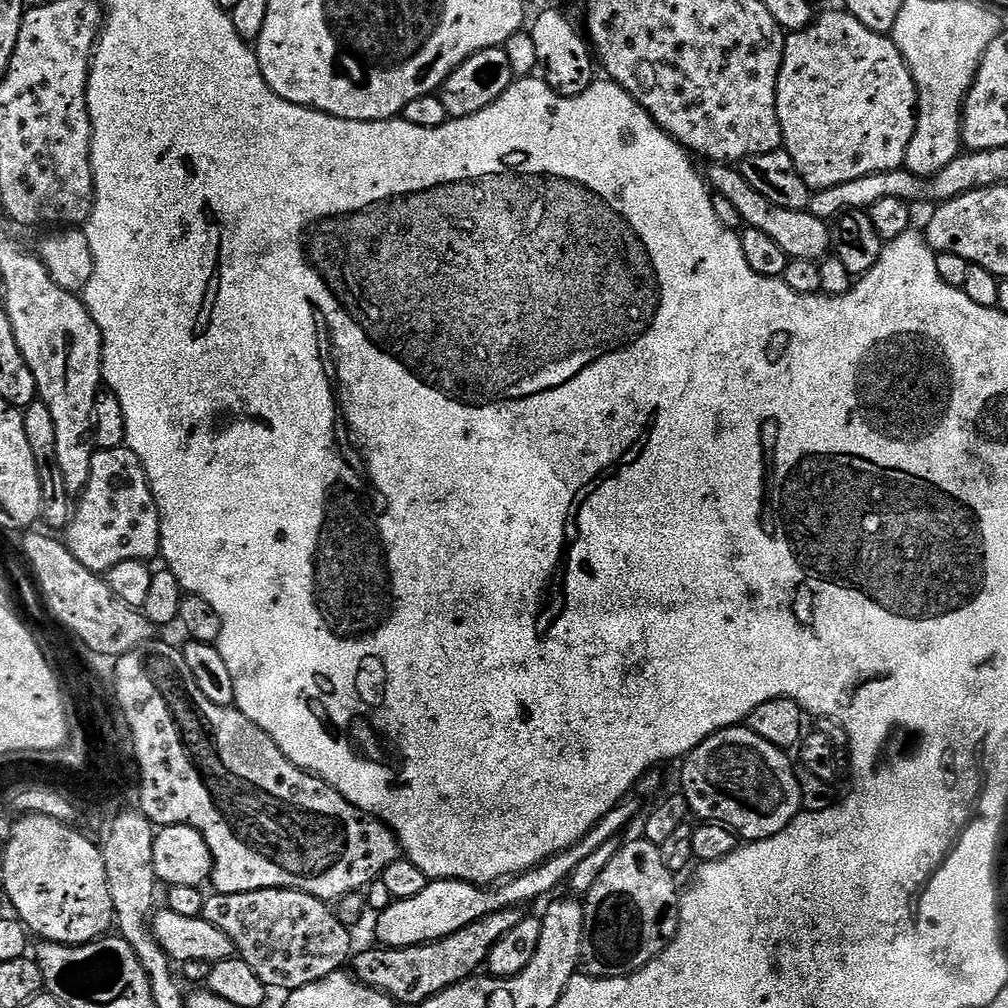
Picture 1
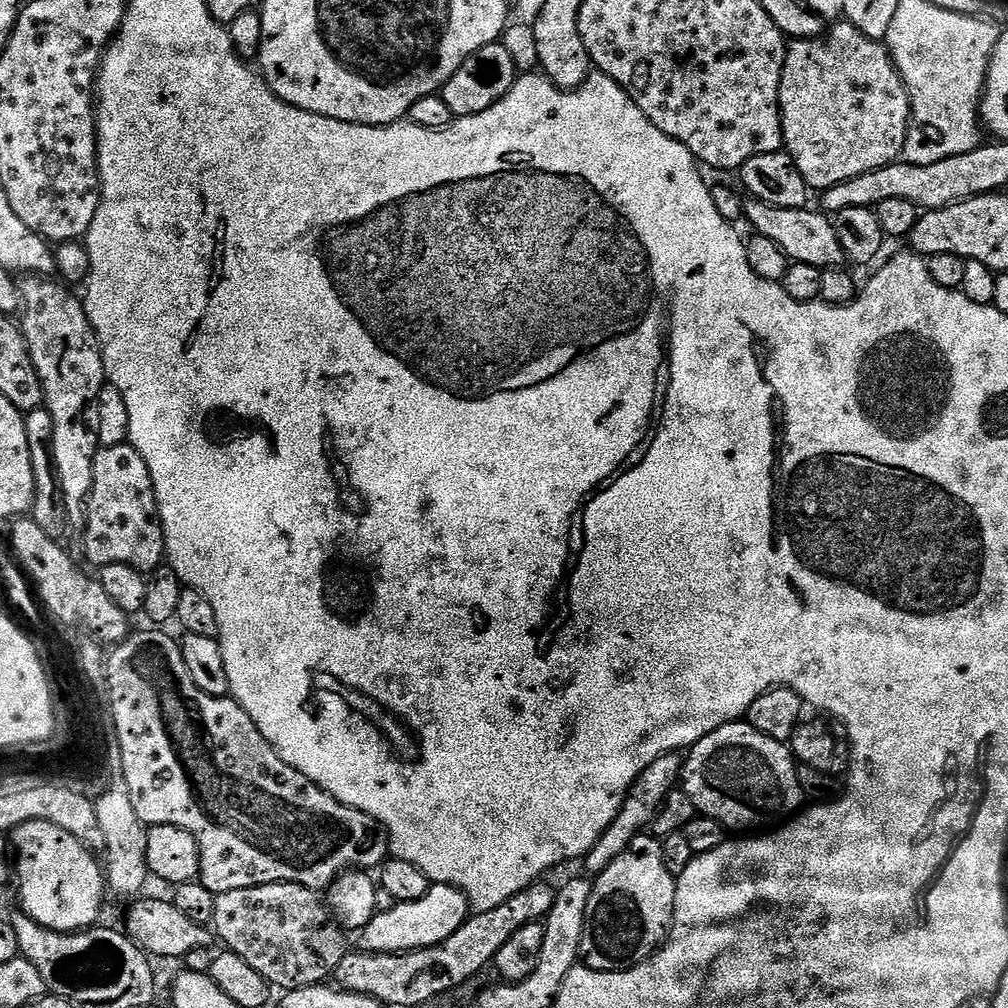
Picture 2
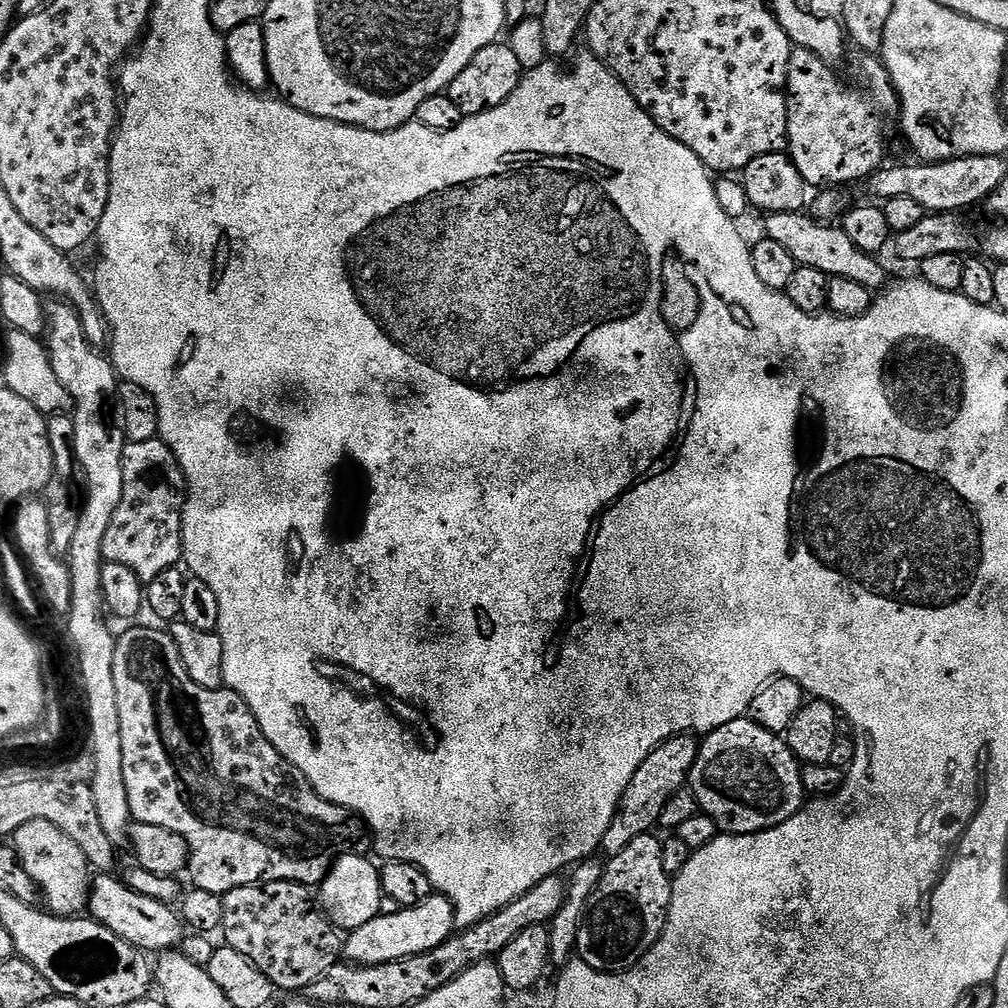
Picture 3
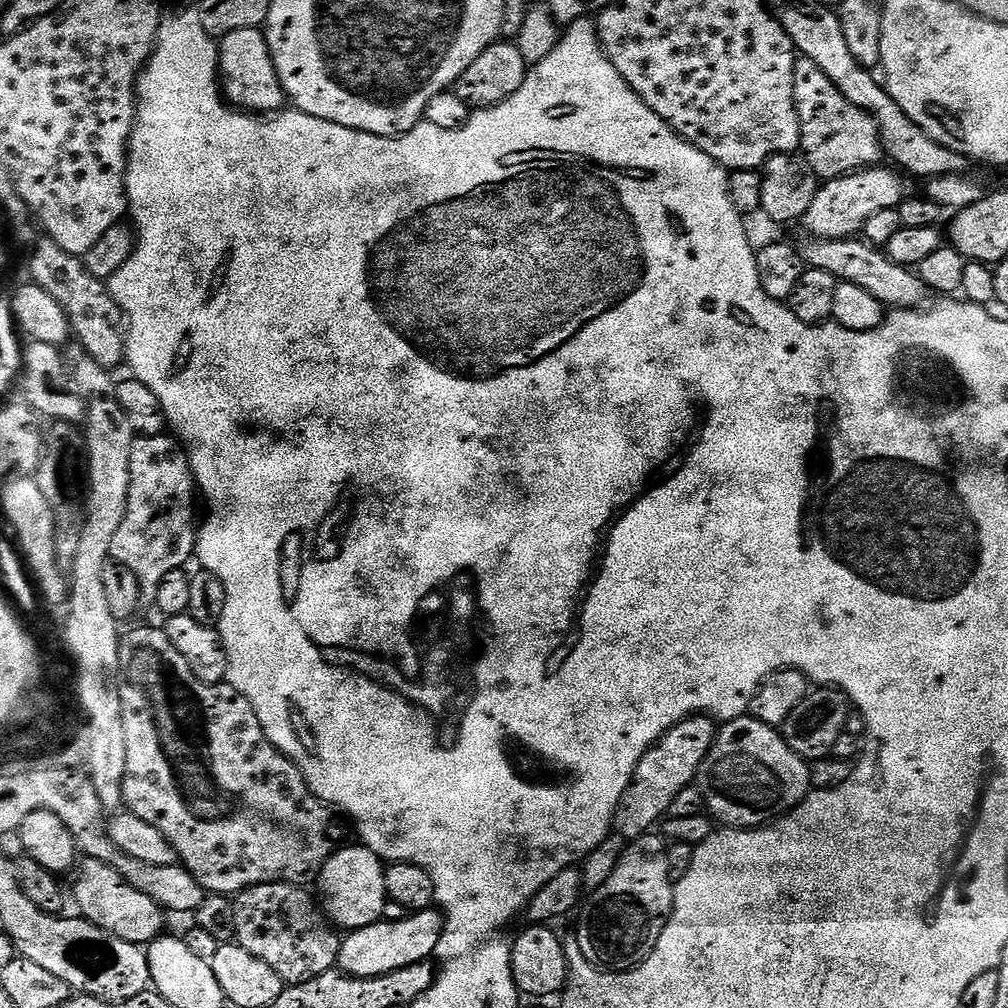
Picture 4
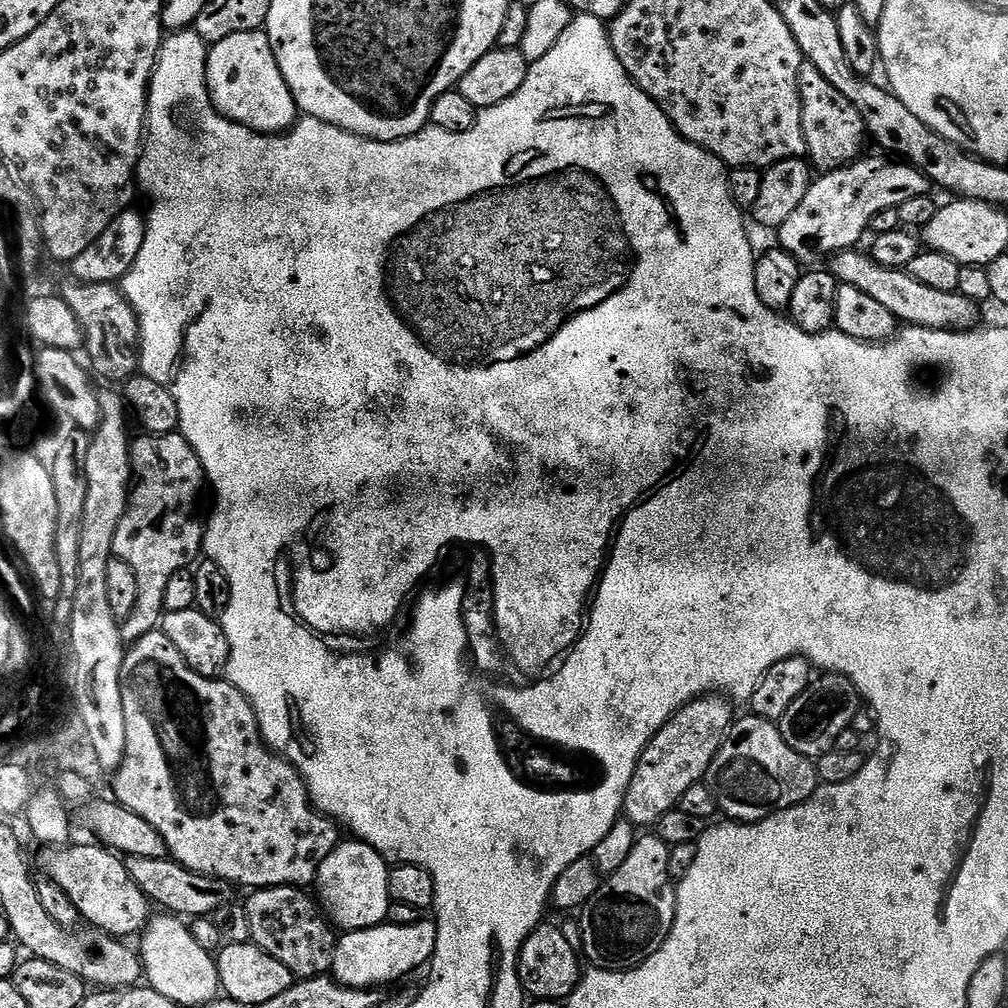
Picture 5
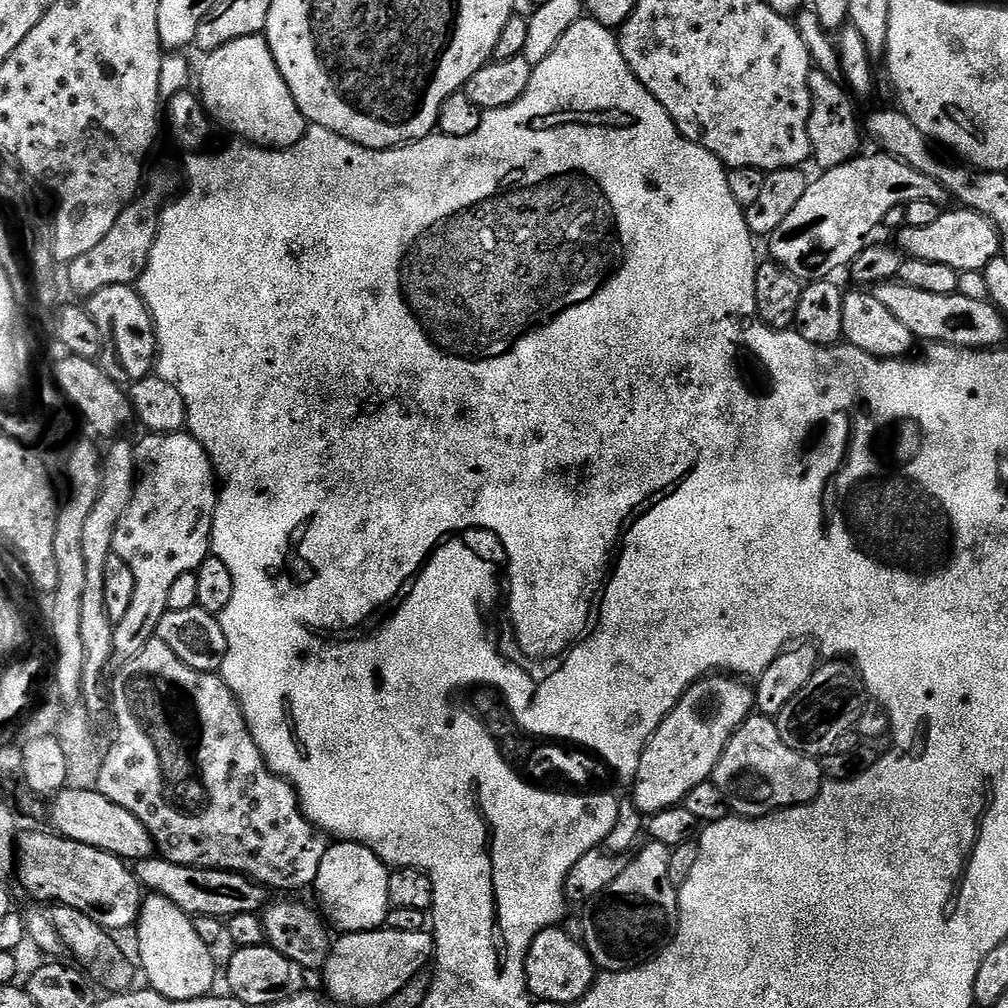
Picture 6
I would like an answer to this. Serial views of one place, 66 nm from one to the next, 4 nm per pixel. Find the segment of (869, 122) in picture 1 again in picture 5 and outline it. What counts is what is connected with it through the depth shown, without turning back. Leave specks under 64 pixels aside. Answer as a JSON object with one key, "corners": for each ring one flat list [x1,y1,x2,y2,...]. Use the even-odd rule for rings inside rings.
{"corners":[[804,63,798,74,798,86,802,98,802,130,806,134,808,147,807,159,817,173,833,172,847,164,854,164,865,155,864,143,870,137,862,122,862,114,850,106,850,102,818,70,814,65]]}

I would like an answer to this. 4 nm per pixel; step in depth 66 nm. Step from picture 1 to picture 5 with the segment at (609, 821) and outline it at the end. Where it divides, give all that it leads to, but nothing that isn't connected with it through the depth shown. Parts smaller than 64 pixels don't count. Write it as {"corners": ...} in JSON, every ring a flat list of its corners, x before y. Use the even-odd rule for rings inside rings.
{"corners":[[383,922,374,928,345,931,337,939,331,975,335,976,339,984,345,984,348,988,380,990,383,989,383,984,396,984,415,968,420,968,423,964,425,967,435,952,435,923,394,925]]}

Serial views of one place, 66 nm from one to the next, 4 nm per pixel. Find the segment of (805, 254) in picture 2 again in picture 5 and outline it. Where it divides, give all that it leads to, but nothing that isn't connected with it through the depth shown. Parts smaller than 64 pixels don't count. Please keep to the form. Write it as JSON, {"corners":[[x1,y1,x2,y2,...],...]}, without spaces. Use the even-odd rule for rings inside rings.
{"corners":[[849,250,837,252,830,260,830,271,840,284,849,284,862,294,870,294,879,304,886,306,890,314,896,316,901,325,914,328,929,328,943,332,970,332,977,327,976,320,982,312,981,305,975,304,970,298,961,296,959,292,943,292,930,286,922,286,907,271,898,268,880,268,878,262,872,260,867,251]]}

